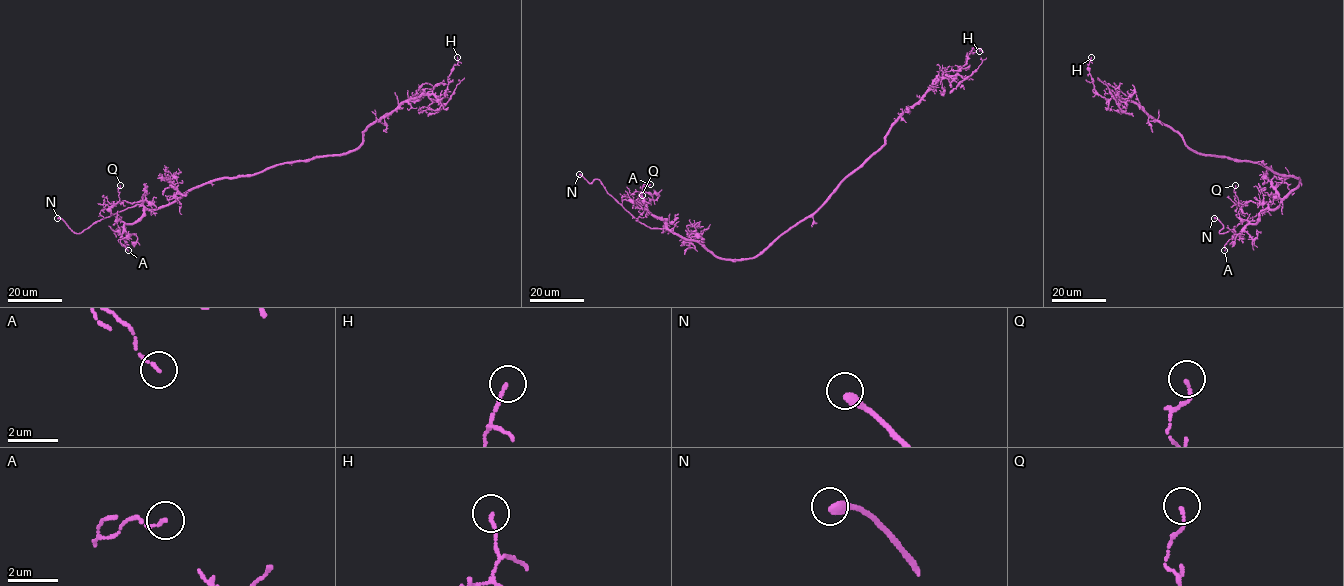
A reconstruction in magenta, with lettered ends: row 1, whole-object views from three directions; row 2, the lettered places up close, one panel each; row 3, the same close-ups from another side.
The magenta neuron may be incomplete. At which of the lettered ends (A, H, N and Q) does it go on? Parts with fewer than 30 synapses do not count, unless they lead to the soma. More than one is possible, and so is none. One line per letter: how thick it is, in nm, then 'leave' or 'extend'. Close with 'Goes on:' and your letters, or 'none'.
A: 120 nm thick; leave
H: 120 nm thick; leave
N: 380 nm thick; extend
Q: 120 nm thick; leave
Goes on: N

